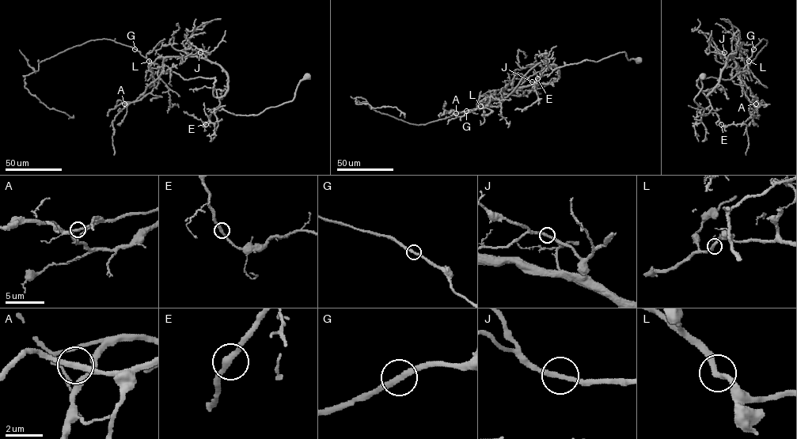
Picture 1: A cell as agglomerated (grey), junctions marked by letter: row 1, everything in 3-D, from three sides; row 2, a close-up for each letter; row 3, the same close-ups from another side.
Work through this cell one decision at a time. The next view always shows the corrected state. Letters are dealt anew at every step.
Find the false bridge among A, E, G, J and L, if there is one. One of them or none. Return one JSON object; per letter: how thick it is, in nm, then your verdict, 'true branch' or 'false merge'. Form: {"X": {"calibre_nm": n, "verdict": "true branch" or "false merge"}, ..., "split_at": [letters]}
{"A": {"calibre_nm": 280, "verdict": "true branch"}, "E": {"calibre_nm": 280, "verdict": "true branch"}, "G": {"calibre_nm": 280, "verdict": "true branch"}, "J": {"calibre_nm": 260, "verdict": "true branch"}, "L": {"calibre_nm": 280, "verdict": "true branch"}, "split_at": []}

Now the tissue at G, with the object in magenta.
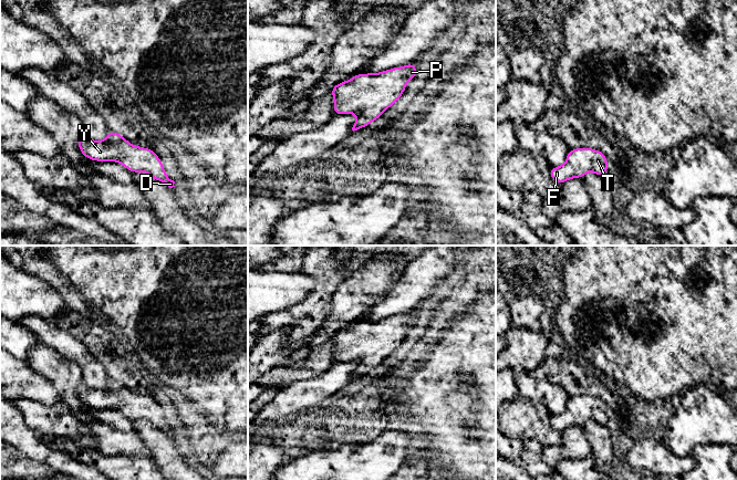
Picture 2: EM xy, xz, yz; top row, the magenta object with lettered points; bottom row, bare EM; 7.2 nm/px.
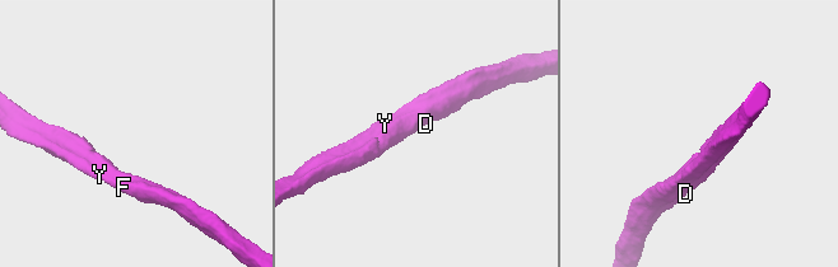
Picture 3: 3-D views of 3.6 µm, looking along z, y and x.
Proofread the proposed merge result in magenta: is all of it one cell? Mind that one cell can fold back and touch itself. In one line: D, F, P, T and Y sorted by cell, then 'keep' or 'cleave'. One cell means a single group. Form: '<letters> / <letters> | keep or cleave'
D F P T Y | keep

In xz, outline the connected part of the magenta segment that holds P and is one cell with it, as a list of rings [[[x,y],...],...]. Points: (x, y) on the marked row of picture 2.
[[[409,63],[380,73],[360,73],[334,85],[330,92],[334,97],[334,116],[354,113],[353,132],[368,126],[402,97],[407,81],[417,77],[417,72]]]

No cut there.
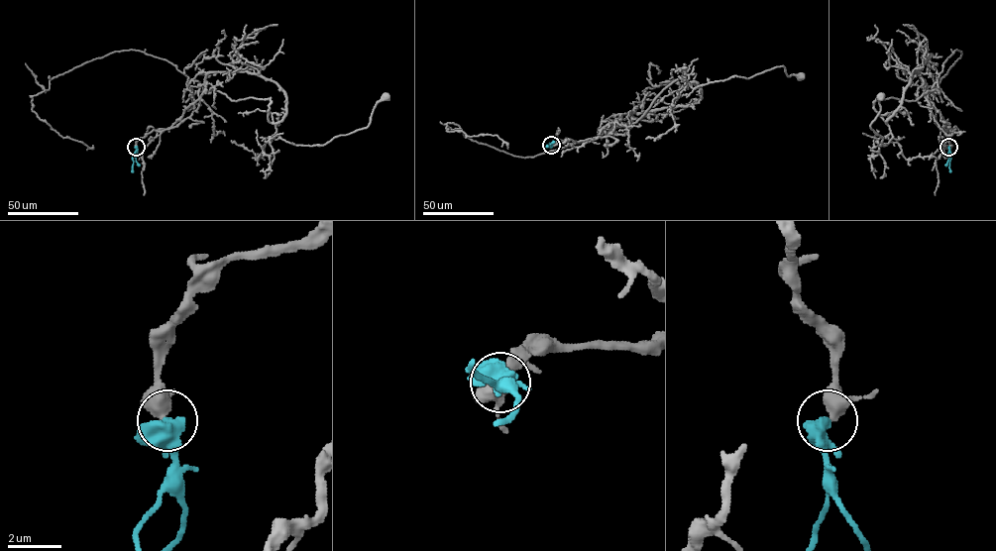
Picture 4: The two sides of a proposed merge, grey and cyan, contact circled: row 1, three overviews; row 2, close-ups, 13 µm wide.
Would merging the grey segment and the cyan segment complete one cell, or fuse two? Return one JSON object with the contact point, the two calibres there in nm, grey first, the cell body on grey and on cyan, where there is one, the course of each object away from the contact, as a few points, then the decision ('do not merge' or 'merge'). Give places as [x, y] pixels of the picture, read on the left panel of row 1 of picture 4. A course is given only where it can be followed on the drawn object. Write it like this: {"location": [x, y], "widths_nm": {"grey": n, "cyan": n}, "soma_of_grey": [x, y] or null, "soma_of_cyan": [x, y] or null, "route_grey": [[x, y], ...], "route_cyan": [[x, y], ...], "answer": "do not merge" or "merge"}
{"location": [136, 147], "widths_nm": {"grey": 380, "cyan": 440}, "soma_of_grey": [386, 96], "soma_of_cyan": null, "route_grey": [[136, 147], [189, 117], [211, 72], [273, 80], [285, 97], [276, 133], [296, 145], [365, 128], [387, 97]], "route_cyan": [[136, 147], [132, 171]], "answer": "merge"}

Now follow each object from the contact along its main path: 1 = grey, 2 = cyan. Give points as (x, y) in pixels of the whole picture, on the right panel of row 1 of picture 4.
1: (949, 147), (917, 72), (886, 121), (892, 138), (885, 146), (870, 125), (880, 97)
2: (948, 147), (950, 171)

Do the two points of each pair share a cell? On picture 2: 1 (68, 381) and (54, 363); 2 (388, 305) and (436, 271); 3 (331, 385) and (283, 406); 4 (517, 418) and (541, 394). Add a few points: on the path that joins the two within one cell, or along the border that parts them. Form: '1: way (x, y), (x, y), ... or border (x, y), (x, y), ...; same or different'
1: way (64, 376), (55, 367); same
2: way (401, 299), (424, 275); same
3: way (319, 388), (296, 398); same
4: border (519, 394), (530, 400); different

